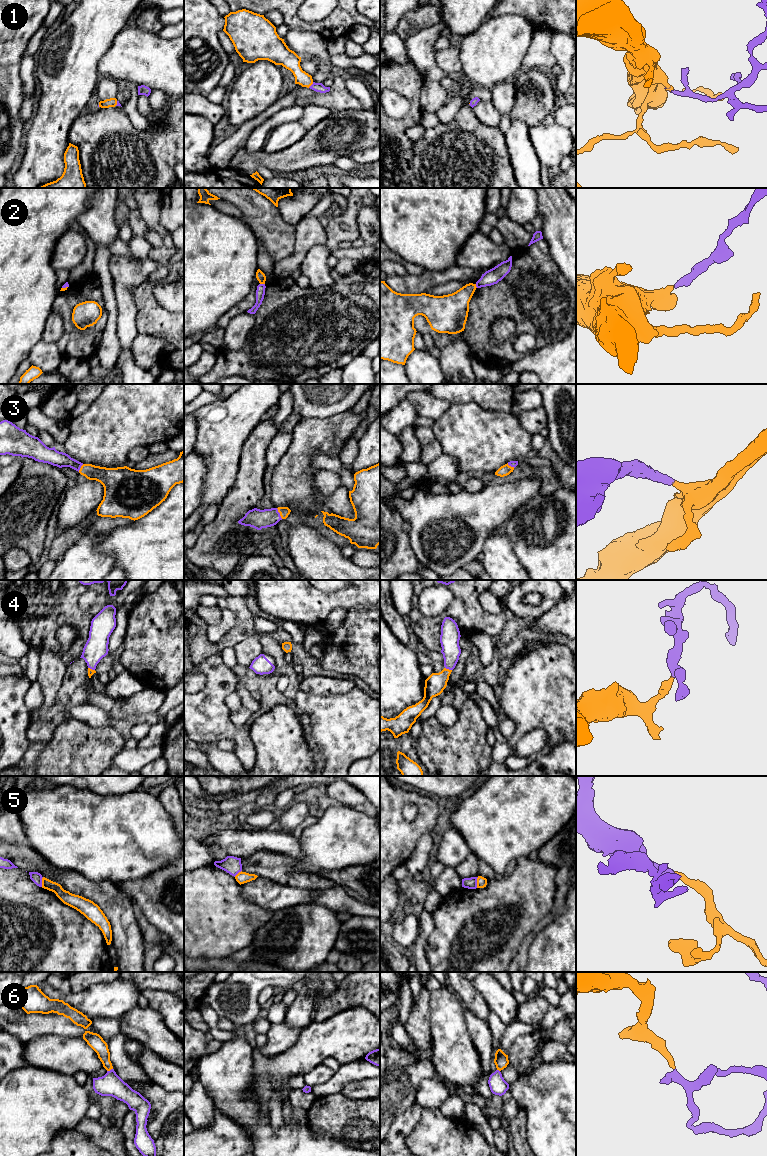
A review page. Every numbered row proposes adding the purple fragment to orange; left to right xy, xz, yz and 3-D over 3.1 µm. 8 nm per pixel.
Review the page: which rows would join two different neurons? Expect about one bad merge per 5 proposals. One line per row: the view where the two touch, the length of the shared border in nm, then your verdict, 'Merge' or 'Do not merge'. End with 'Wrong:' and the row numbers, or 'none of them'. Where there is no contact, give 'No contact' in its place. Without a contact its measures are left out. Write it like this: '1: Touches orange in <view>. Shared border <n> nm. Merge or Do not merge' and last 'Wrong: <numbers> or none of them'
1: Touches orange in xz. Shared border 60 nm. Merge
2: Touches orange in xz. Shared border 40 nm. Do not merge
3: Touches orange in xz. Shared border 100 nm. Merge
4: Touches orange in yz. Shared border 60 nm. Merge
5: Touches orange in yz. Shared border 90 nm. Do not merge
6: Touches orange in xy. Shared border 50 nm. Merge
Wrong: 2, 5

